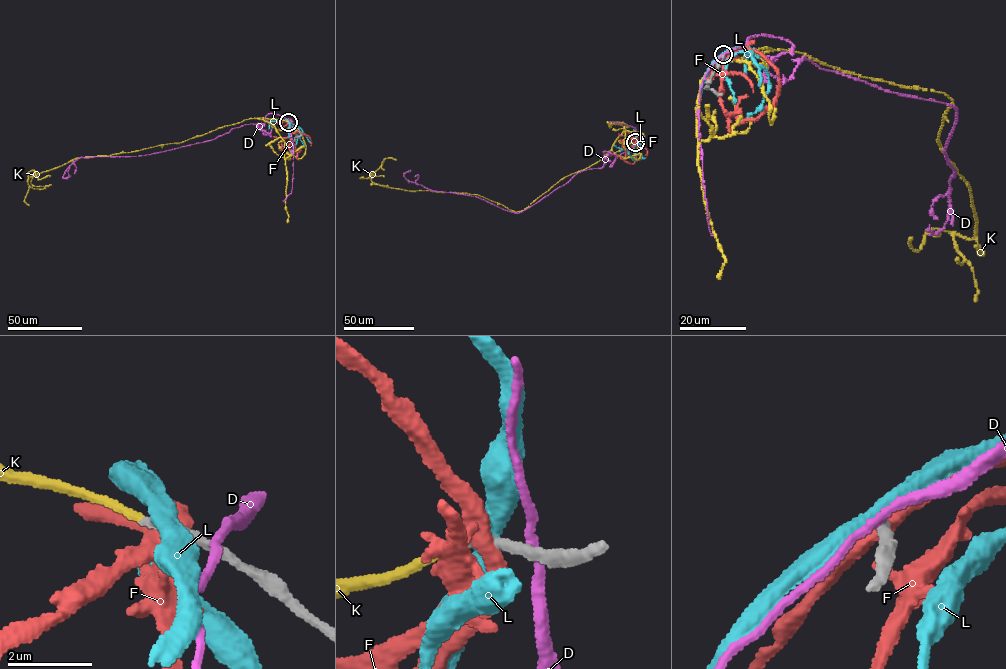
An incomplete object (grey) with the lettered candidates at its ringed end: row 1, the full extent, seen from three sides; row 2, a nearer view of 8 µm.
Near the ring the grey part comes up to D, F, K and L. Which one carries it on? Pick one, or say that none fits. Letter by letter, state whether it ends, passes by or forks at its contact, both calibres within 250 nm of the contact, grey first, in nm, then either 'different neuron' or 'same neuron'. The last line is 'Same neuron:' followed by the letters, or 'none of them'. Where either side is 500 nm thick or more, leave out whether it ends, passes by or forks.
D: it passes by | 240/200 nm | different neuron
F: it forks | 300/320 nm | different neuron
K: it ends | 200/200 nm | same neuron
L: it passes by | 280/400 nm | different neuron
Same neuron: K

